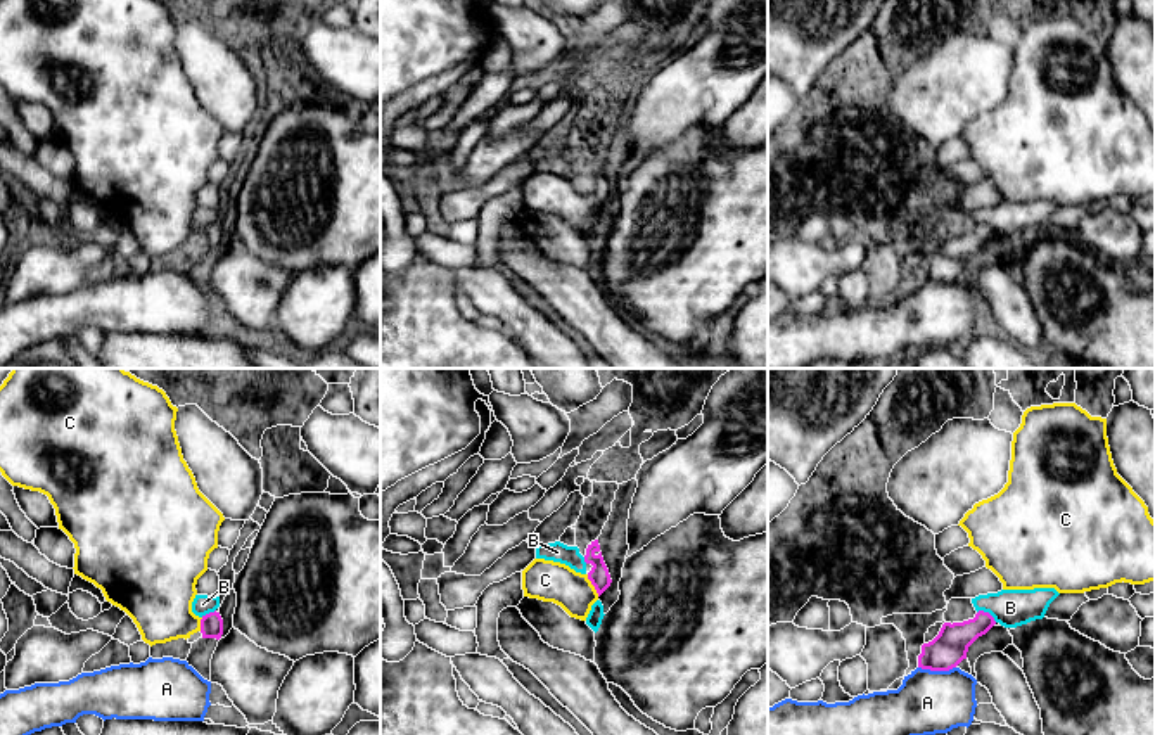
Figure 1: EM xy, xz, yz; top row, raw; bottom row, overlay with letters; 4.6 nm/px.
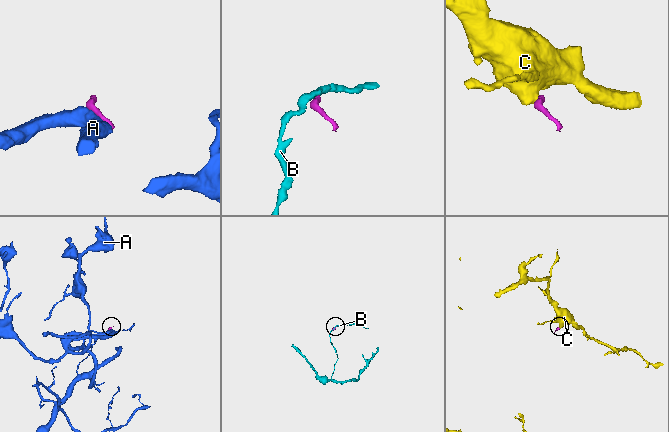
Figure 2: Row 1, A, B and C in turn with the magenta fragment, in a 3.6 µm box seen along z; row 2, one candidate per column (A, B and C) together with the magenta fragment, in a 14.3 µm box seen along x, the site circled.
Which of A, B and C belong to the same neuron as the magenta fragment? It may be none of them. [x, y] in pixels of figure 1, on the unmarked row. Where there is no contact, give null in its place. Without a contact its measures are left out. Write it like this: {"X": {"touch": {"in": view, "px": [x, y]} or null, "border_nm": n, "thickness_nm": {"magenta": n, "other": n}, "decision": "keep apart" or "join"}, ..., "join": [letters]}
{"A": {"touch": {"in": "yz", "px": [938, 282]}, "border_nm": 180, "thickness_nm": {"magenta": 170, "other": 300}, "decision": "keep apart"}, "B": {"touch": {"in": "yz", "px": [988, 225]}, "border_nm": 110, "thickness_nm": {"magenta": 170, "other": 180}, "decision": "keep apart"}, "C": {"touch": {"in": "xz", "px": [592, 196]}, "border_nm": 120, "thickness_nm": {"magenta": 90, "other": 190}, "decision": "join"}, "join": ["C"]}

